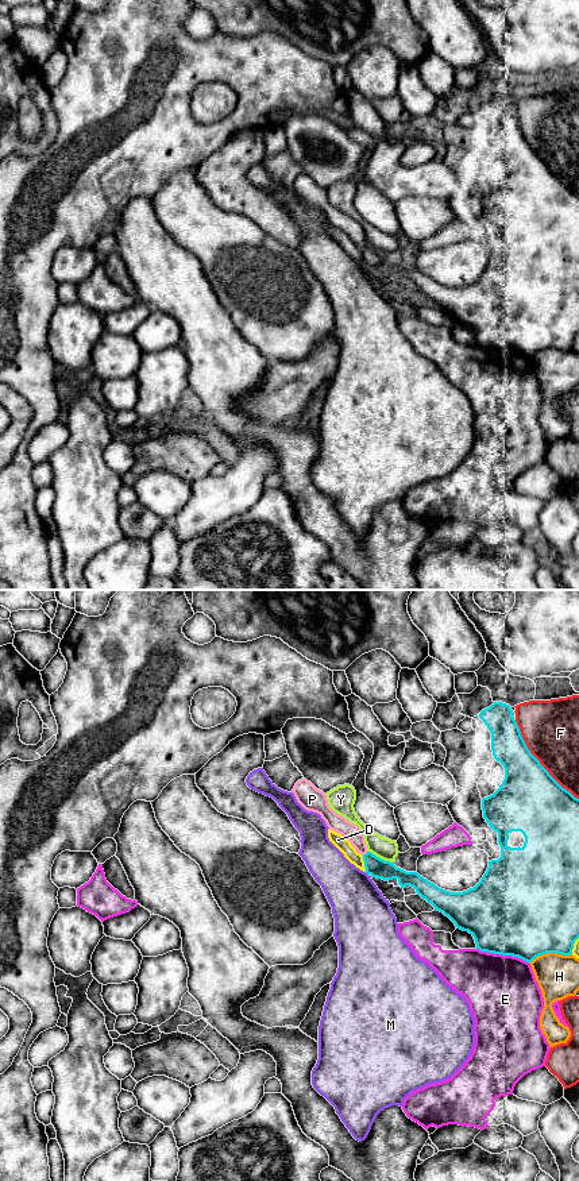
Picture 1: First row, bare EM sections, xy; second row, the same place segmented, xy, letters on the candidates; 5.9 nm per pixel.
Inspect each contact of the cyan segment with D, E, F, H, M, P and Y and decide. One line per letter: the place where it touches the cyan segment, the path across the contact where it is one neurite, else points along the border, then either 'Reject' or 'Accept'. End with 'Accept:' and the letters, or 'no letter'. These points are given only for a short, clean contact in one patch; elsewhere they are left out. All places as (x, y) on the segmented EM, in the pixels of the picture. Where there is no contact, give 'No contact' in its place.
D: Touches cyan at xy (365, 864). Reject
E: Touches cyan at xy (502, 954). Reject
F: Touches cyan at xy (539, 761). Reject
H: Touches cyan at xy (549, 952). Reject
M: No contact. Reject
P: Touches cyan at xy (366, 853). Path across: xy (378, 868), (366, 853), (352, 833). Accept
Y: Touches cyan at xy (381, 859). Reject
Accept: P

